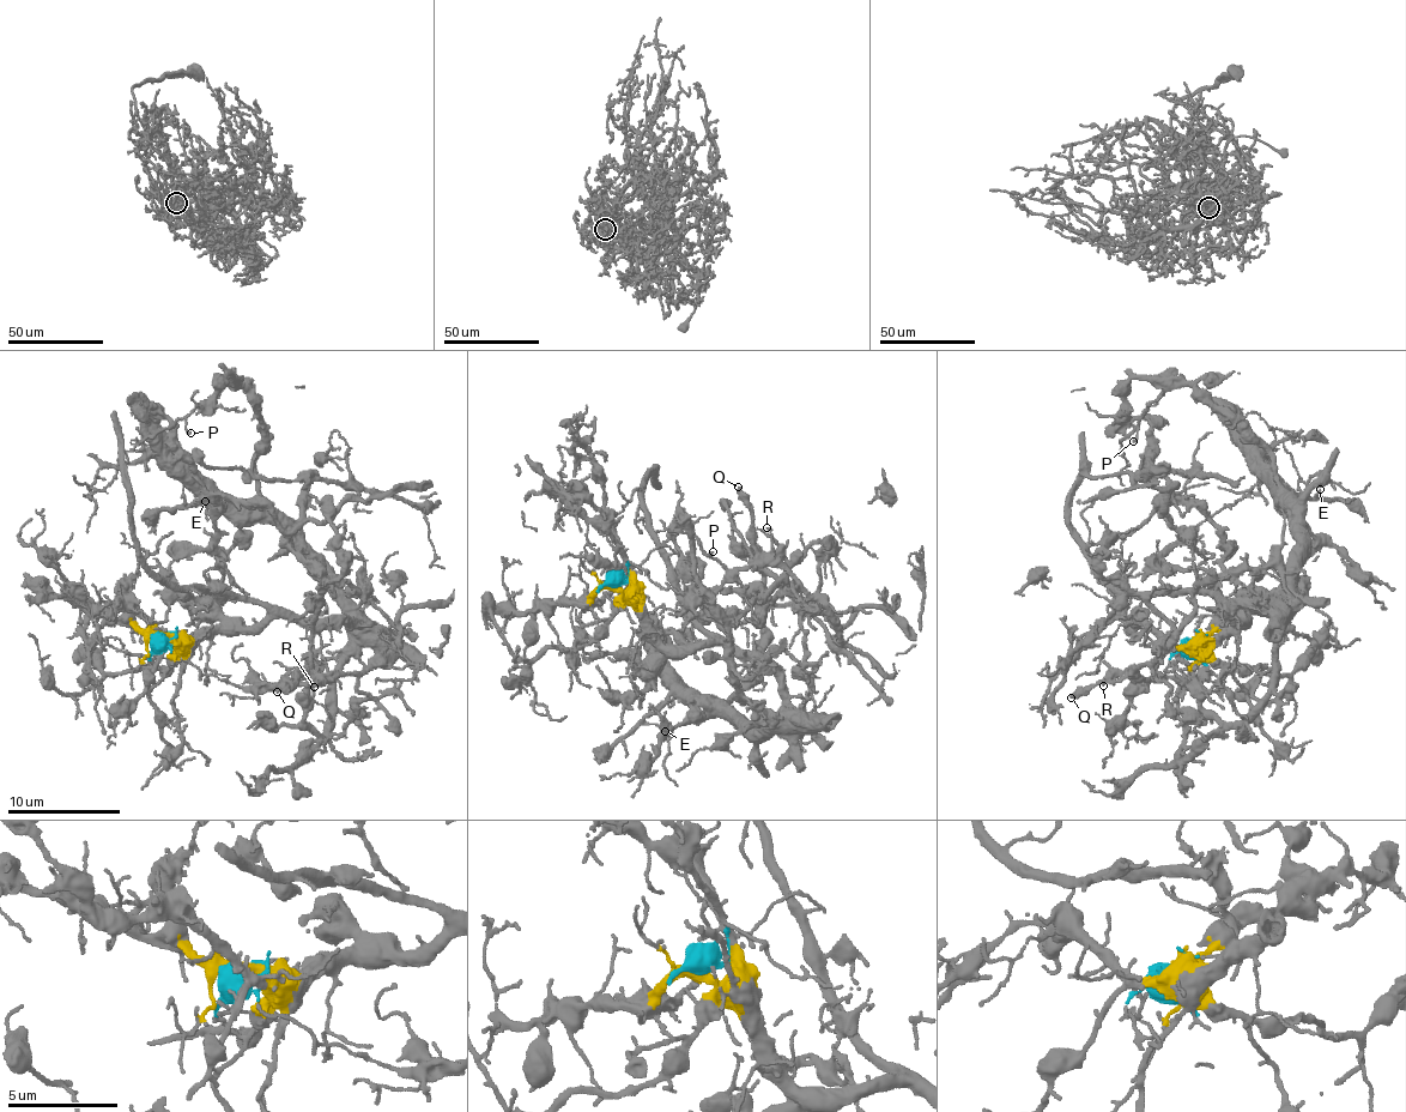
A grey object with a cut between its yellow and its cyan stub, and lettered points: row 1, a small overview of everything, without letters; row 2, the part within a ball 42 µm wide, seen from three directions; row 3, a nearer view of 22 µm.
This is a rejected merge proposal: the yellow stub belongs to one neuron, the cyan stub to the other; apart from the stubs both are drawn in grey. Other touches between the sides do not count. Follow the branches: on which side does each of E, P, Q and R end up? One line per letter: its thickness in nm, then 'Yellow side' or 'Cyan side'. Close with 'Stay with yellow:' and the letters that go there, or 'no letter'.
E: Thickness 130 nm. Yellow side
P: Thickness 140 nm. Yellow side
Q: Thickness 320 nm. Cyan side
R: Thickness 180 nm. Cyan side
Stay with yellow: E, P

